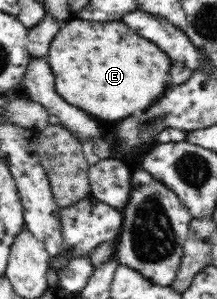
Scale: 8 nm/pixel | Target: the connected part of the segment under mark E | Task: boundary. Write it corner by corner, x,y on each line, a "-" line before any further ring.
73,18
63,23
57,35
51,41
47,53
47,62
55,74
55,90
67,103
85,109
91,115
101,119
125,119
135,111
149,109
167,89
167,77
171,63
174,63
157,44
131,30
127,24
117,20
114,22
99,23

